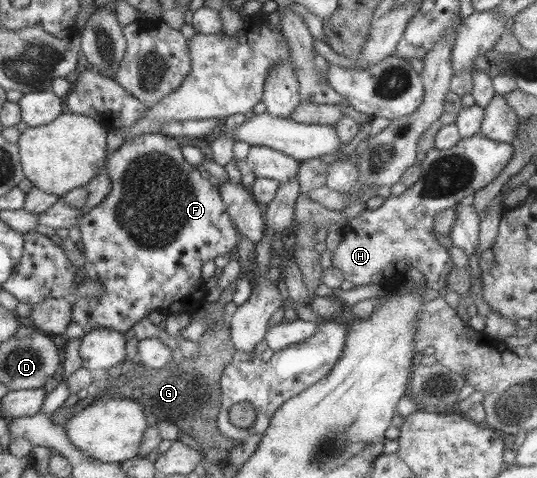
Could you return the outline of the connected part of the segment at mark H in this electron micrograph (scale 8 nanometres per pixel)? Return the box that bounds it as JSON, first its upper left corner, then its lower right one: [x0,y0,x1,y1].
[331,133,513,290]

